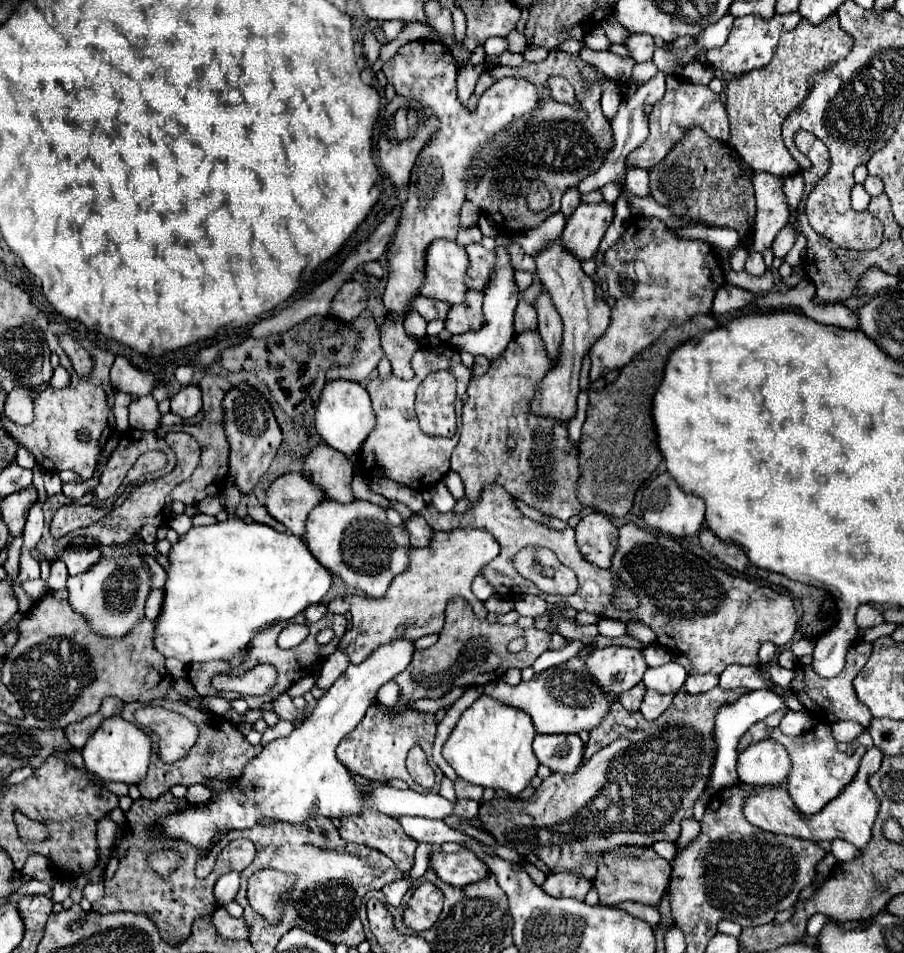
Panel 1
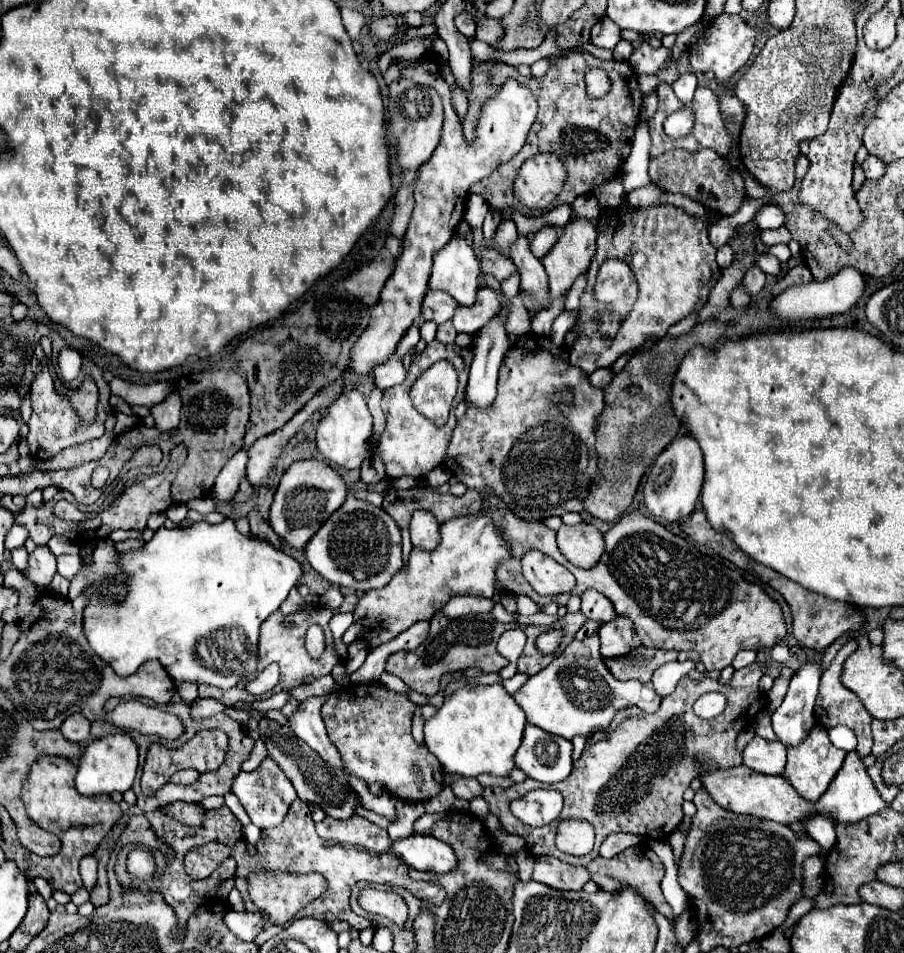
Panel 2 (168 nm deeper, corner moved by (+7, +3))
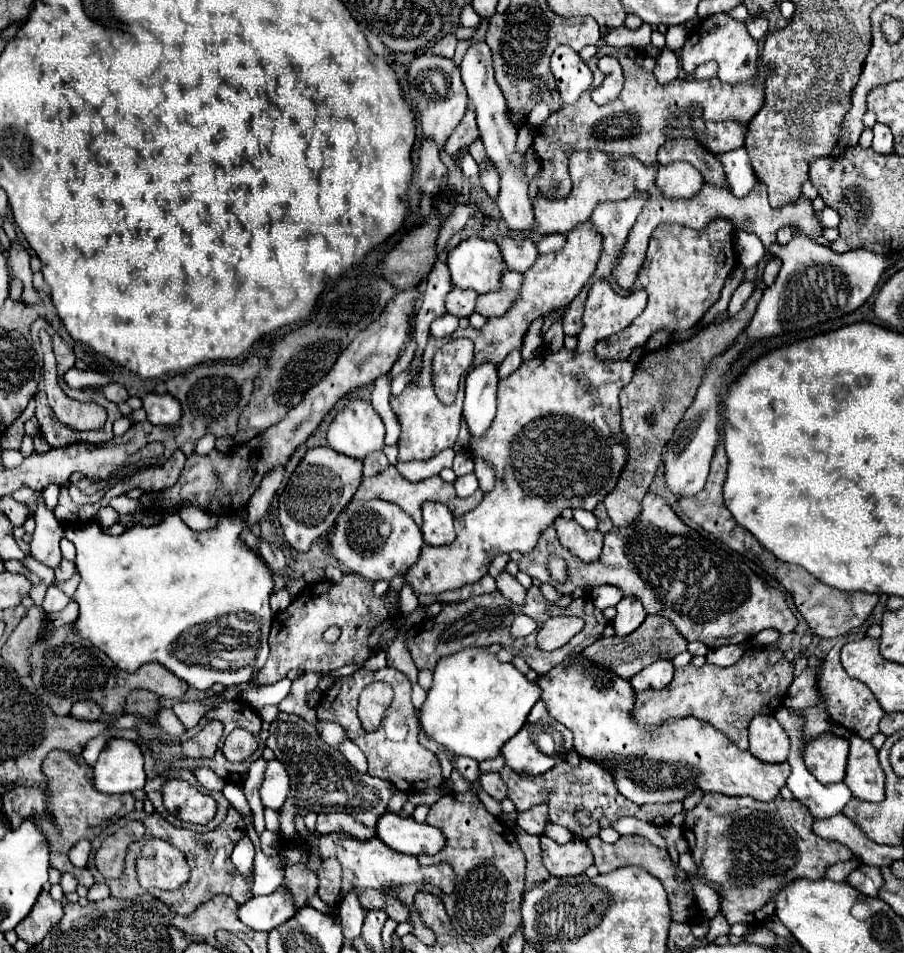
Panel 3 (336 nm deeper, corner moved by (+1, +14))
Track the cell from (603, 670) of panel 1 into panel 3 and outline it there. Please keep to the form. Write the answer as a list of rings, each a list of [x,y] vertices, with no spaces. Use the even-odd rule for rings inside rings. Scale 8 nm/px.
[[[634,596],[622,598],[616,608],[618,608],[618,614],[612,622],[612,626],[616,628],[616,636],[628,636],[646,618],[646,610],[642,608],[642,602],[638,602],[638,598],[634,598]]]

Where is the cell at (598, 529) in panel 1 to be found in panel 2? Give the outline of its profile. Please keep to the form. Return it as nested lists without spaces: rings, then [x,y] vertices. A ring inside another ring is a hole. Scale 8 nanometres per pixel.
[[[592,523],[562,525],[558,529],[558,547],[562,555],[580,569],[590,569],[604,553],[604,535]]]

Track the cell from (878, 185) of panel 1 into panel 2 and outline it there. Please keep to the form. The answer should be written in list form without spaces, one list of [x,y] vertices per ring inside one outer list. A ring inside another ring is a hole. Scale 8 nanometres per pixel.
[[[868,155],[868,159],[866,159],[864,165],[862,165],[864,175],[866,175],[868,181],[876,181],[876,179],[880,179],[880,177],[884,175],[884,167],[886,167],[886,165],[884,165],[878,157],[874,157],[874,155]]]

